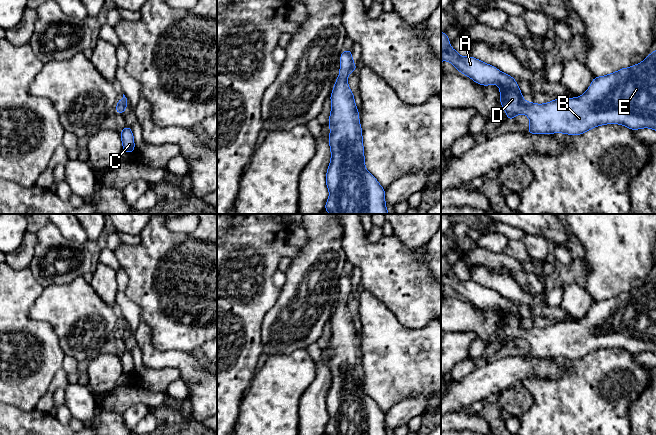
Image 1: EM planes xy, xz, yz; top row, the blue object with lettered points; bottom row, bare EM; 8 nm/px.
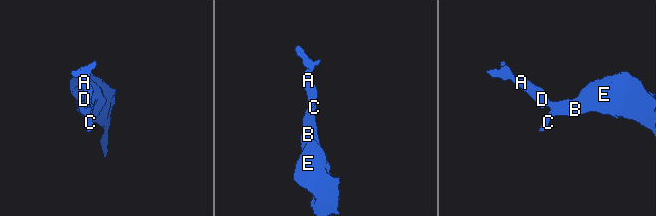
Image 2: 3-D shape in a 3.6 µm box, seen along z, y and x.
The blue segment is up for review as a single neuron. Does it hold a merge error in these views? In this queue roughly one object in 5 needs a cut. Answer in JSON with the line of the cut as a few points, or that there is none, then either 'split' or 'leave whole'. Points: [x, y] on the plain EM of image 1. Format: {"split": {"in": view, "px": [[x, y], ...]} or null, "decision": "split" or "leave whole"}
{"split": null, "decision": "leave whole"}

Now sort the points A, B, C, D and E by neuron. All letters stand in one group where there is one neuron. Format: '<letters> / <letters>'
A B C D E

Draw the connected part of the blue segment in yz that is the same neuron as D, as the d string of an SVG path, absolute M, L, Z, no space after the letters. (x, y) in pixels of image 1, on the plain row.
M441 256L441 286L449 285L461 296L479 309L493 307L500 312L500 326L509 344L525 337L530 344L529 358L565 357L580 359L605 348L621 348L631 354L651 352L656 355L656 274L644 285L615 297L594 301L588 314L576 322L555 323L545 328L526 326L517 306L496 291L484 287L472 280L462 281L450 271L447 257Z

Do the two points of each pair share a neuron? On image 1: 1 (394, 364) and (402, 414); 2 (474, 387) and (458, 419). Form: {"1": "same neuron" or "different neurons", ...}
{"1": "different neurons", "2": "different neurons"}

